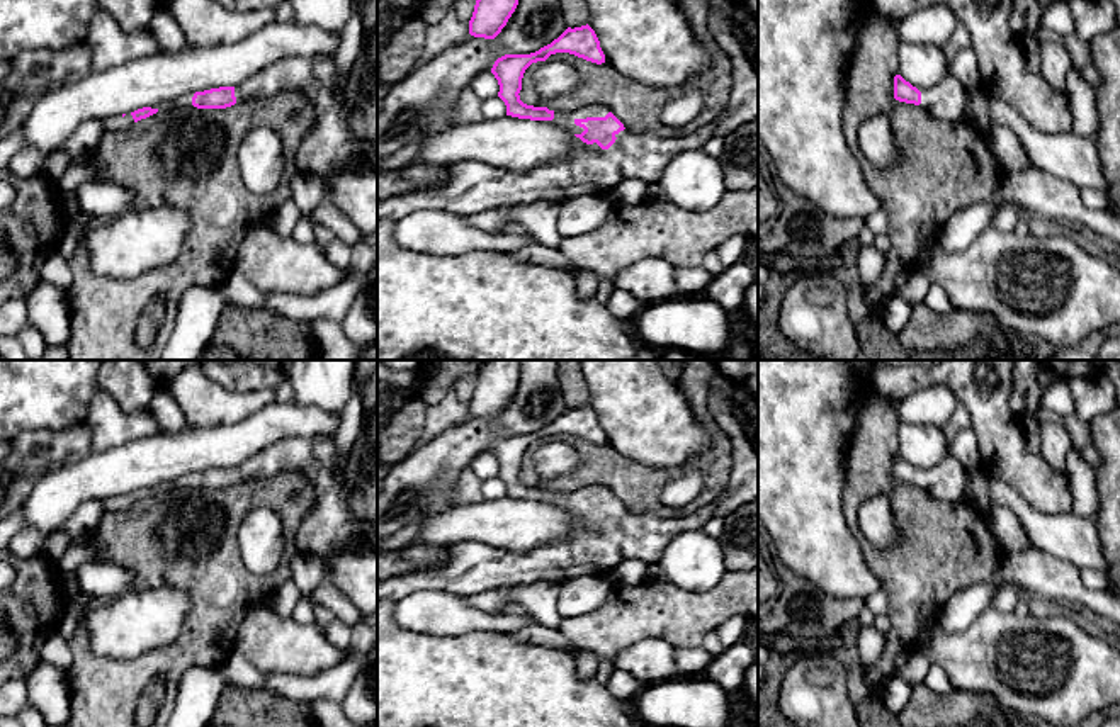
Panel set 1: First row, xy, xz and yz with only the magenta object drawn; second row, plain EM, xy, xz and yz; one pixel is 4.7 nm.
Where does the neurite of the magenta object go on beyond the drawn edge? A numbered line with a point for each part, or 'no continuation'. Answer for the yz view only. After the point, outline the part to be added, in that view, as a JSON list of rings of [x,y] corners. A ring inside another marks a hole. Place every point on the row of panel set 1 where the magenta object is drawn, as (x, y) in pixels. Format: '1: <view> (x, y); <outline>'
1: yz (945, 101); [[[948,71],[936,85],[925,88],[919,105],[940,121],[959,124],[964,119],[965,92],[962,83]]]

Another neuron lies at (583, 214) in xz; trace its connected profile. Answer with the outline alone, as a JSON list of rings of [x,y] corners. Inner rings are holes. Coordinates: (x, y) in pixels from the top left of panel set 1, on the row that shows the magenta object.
[[[605,194],[578,195],[559,204],[557,229],[563,238],[591,233],[603,226],[614,212]]]

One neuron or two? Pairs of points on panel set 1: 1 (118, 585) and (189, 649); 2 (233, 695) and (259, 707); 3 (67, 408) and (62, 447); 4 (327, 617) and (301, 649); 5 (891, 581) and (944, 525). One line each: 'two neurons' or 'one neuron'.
1: two neurons
2: one neuron
3: two neurons
4: two neurons
5: one neuron

